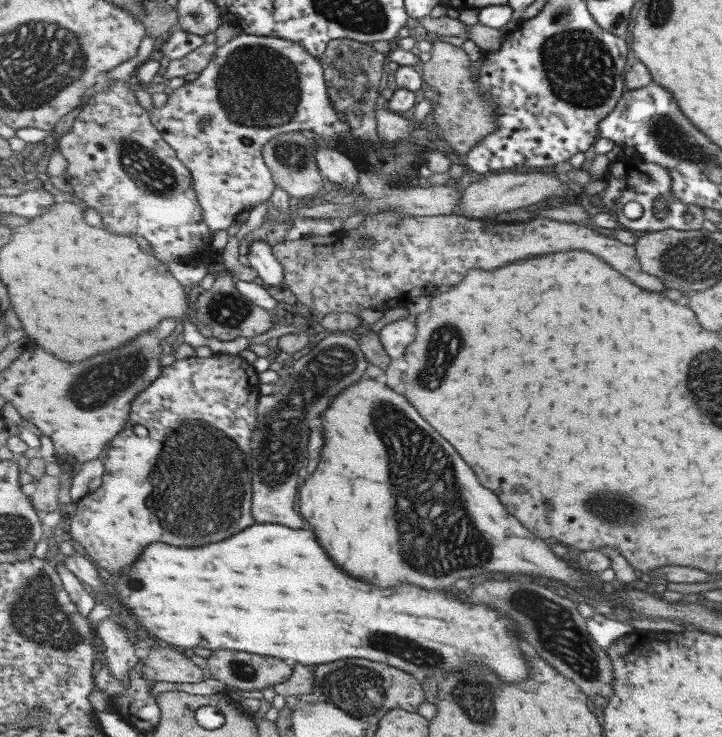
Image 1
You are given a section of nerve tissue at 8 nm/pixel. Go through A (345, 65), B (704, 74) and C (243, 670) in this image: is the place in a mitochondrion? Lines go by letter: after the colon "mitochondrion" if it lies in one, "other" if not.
A: mitochondrion
B: other
C: mitochondrion

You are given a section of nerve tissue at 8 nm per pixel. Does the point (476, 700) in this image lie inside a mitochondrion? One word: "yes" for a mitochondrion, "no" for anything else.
yes

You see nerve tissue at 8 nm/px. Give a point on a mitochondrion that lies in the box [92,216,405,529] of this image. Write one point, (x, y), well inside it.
(281, 440)

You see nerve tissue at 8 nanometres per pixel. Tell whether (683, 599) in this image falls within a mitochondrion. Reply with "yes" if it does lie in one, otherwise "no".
no

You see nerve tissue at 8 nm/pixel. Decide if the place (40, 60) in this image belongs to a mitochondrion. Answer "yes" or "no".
yes

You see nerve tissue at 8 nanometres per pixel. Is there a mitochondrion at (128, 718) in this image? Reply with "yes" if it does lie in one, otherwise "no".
no

